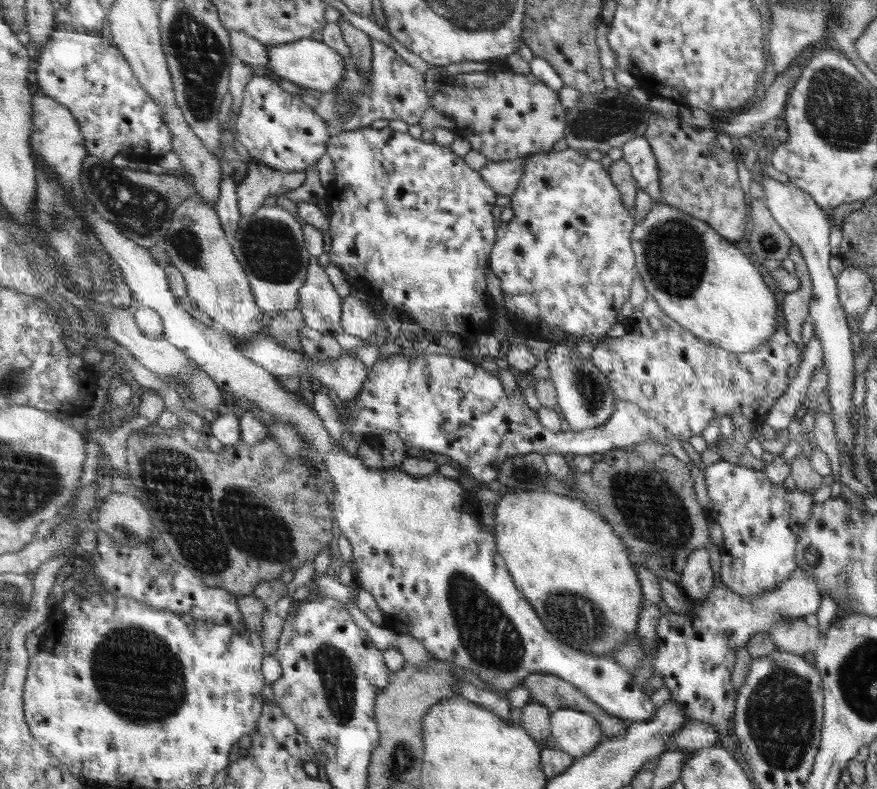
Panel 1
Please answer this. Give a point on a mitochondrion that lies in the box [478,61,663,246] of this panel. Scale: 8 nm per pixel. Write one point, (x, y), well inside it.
(607, 118)

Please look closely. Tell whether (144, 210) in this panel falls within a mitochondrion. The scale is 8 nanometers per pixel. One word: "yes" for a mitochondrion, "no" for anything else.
yes

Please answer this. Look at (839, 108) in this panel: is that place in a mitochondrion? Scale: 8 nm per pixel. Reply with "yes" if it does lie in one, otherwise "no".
yes

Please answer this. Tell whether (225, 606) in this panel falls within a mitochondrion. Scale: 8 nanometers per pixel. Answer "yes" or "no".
no

